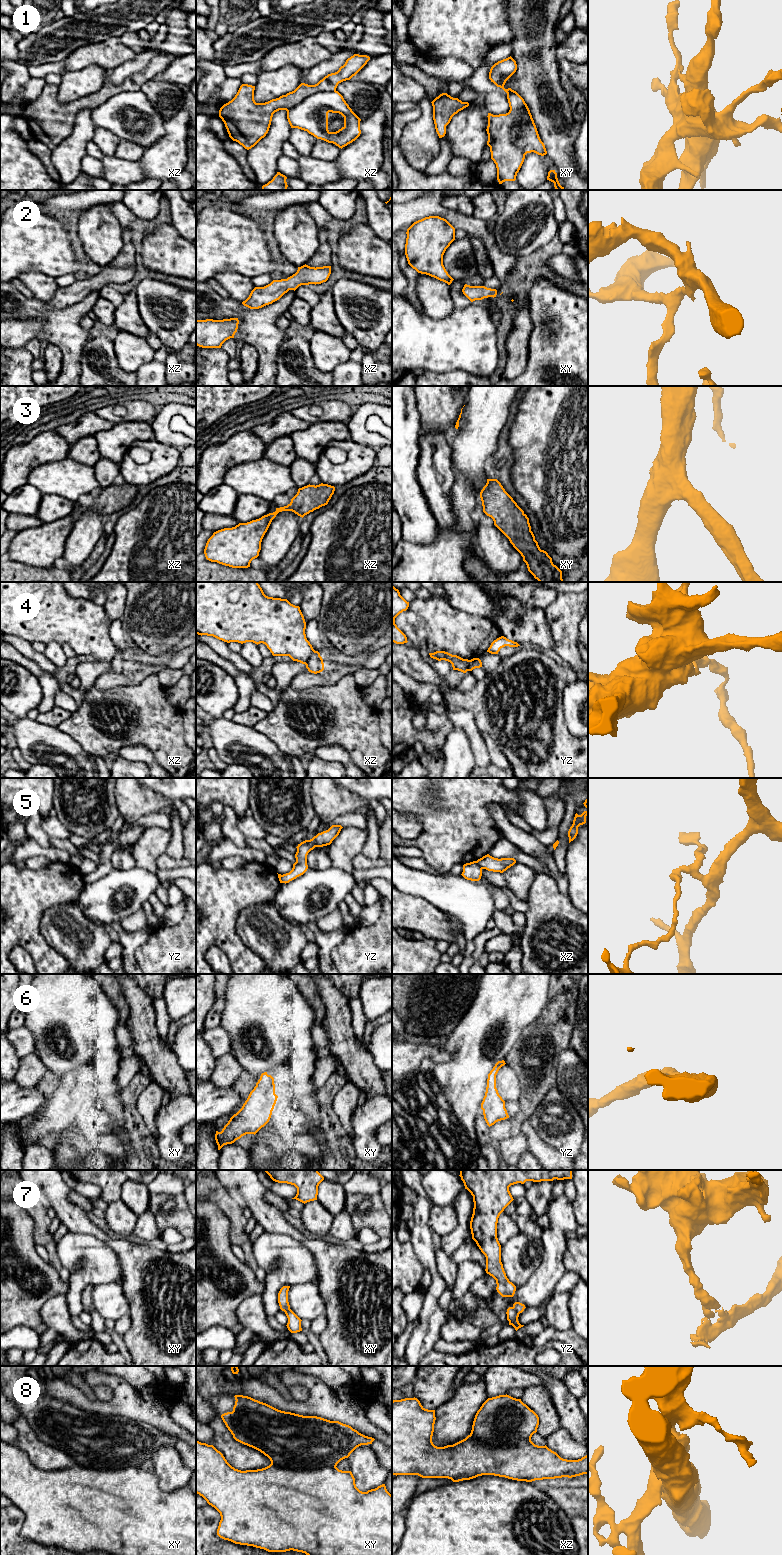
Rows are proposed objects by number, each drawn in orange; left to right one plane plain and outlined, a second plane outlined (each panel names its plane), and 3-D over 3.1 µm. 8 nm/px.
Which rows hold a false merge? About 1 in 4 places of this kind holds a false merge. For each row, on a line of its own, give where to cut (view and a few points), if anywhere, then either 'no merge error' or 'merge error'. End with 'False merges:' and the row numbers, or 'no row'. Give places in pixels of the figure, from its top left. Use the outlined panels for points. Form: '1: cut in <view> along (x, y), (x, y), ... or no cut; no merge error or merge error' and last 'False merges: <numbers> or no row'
1: cut in xy along (524, 103), (525, 115), (514, 123), (514, 144), (525, 154); merge error
2: no cut; no merge error
3: no cut; no merge error
4: cut in xz along (314, 650), (305, 664); merge error
5: cut in xz along (476, 861), (481, 869); merge error
6: no cut; no merge error
7: no cut; no merge error
8: no cut; no merge error
False merges: 1, 4, 5

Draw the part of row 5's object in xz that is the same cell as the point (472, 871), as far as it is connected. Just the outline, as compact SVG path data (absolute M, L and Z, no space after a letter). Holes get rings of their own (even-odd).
M473 861L463 865L463 872L461 875L467 880L479 881L482 876L482 869L477 861Z

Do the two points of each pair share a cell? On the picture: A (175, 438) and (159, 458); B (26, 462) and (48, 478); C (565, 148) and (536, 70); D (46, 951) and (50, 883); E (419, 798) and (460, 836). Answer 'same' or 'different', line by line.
A: different
B: different
C: same
D: same
E: same

